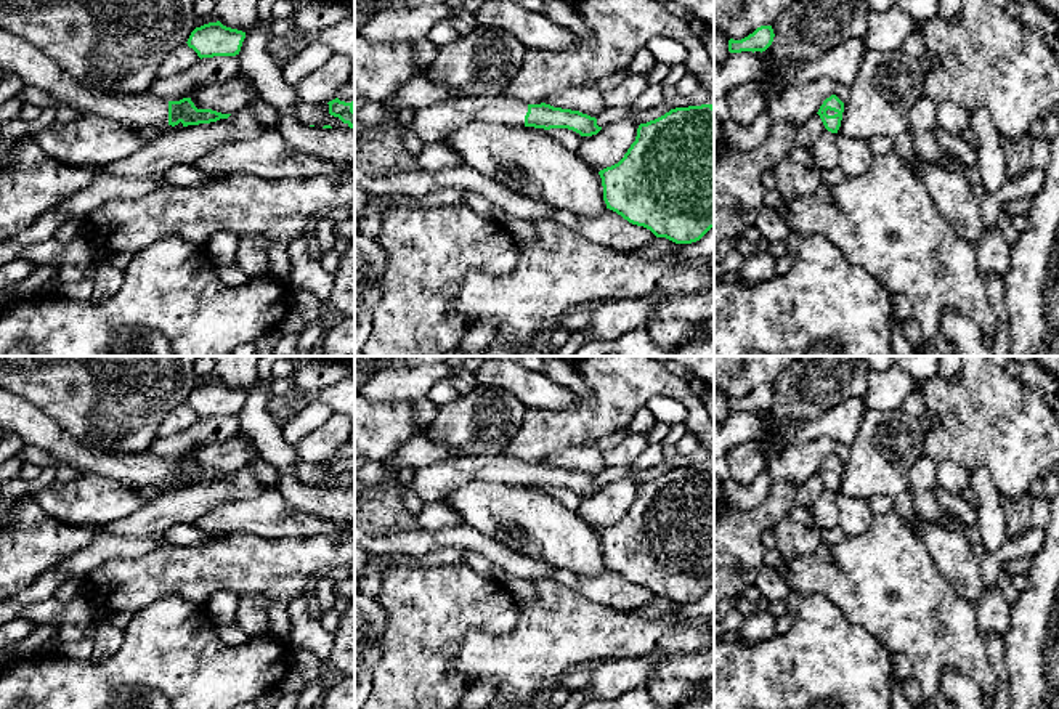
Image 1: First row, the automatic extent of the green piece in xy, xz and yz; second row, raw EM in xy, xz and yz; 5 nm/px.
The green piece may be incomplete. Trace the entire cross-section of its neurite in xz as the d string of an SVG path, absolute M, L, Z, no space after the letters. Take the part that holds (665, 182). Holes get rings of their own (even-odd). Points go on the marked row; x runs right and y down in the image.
M714 106L676 107L640 124L624 157L598 175L607 209L656 237L676 244L700 241L714 228Z

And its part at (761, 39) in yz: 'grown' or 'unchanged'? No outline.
unchanged

